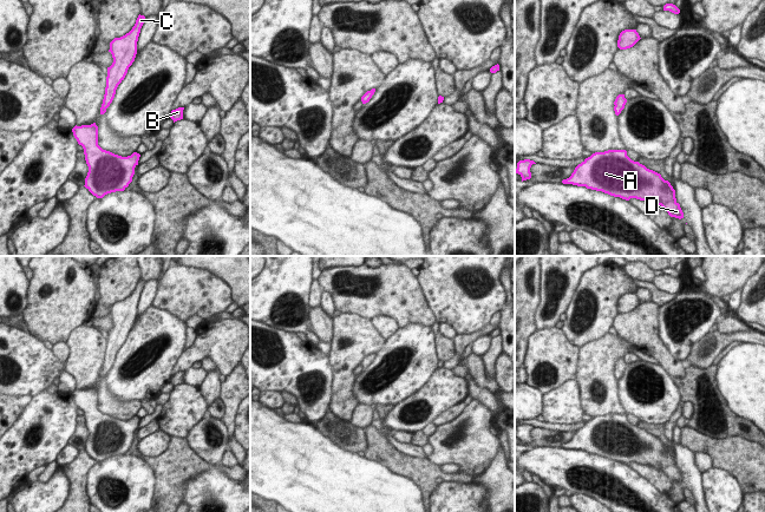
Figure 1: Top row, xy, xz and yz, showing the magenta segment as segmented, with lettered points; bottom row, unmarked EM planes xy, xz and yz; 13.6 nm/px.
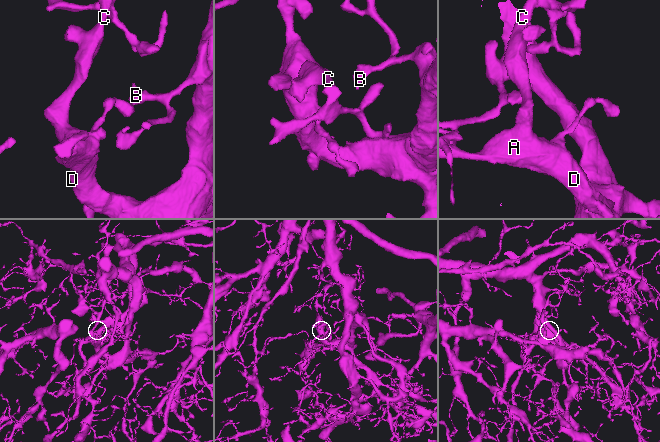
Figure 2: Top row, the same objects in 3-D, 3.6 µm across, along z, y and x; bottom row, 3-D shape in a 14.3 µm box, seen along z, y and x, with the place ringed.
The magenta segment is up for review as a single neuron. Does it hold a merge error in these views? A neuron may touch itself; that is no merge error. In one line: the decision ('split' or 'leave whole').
leave whole

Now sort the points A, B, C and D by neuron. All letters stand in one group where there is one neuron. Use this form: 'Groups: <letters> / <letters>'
Groups: A B C D

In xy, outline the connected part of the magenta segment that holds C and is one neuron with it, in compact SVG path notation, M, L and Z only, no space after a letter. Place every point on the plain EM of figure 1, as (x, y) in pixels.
M138 280L132 294L120 302L115 302L110 307L109 316L112 319L113 327L107 332L106 352L100 372L100 379L106 376L106 373L112 367L118 349L124 344L129 332L135 326L137 319L137 306L140 293L144 288L144 280Z

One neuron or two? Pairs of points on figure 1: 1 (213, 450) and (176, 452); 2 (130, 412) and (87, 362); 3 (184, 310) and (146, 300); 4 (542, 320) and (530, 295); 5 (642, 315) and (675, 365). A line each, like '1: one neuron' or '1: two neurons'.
1: two neurons
2: one neuron
3: two neurons
4: two neurons
5: one neuron

